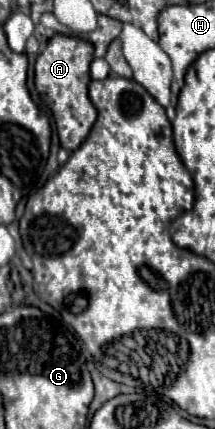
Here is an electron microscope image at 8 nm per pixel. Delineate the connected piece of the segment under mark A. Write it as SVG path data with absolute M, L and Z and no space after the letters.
M55 35L35 61L35 87L55 117L59 141L67 151L75 151L97 119L97 109L89 99L89 65L93 61L93 45L79 37Z

